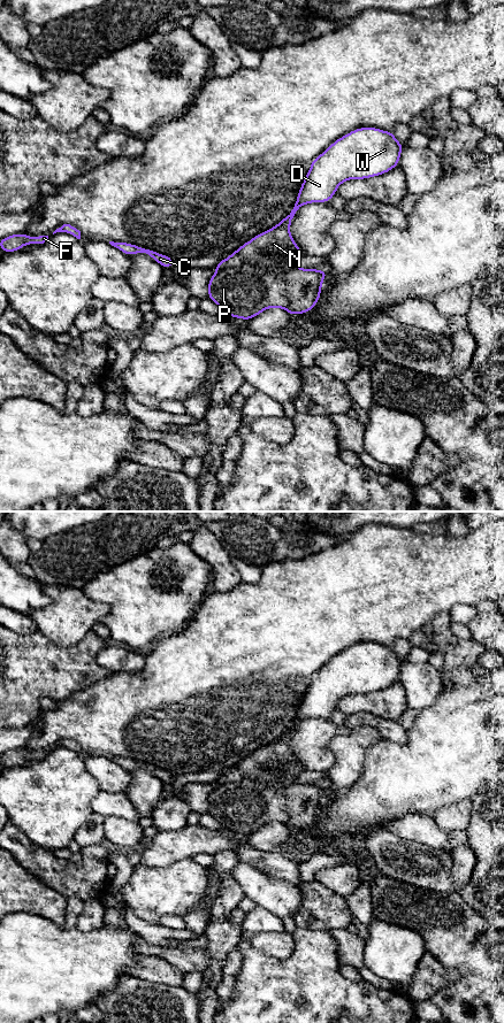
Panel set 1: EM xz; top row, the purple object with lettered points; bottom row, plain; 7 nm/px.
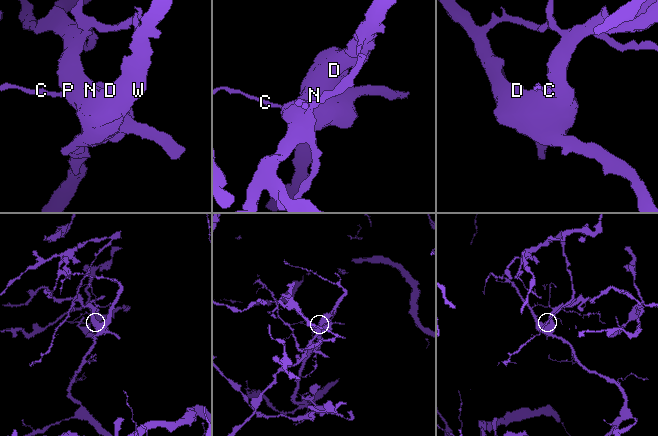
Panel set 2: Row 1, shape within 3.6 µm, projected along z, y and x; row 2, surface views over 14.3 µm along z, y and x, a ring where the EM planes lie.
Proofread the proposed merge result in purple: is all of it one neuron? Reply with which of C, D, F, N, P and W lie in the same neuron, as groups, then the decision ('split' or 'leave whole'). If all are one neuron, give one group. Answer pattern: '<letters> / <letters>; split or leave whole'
C F P / D N W; split

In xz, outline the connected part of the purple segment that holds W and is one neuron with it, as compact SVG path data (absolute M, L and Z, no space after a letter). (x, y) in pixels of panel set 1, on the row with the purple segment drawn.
M371 126L338 138L312 161L291 213L236 249L242 263L276 272L296 269L304 255L290 232L296 211L307 203L328 202L337 187L349 179L366 179L389 172L398 167L403 148L392 132Z

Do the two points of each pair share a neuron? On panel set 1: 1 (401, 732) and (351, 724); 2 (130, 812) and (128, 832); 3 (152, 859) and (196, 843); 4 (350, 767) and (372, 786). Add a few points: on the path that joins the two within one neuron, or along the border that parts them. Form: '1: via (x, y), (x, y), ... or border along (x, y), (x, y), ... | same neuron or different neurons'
1: via (388, 729), (374, 721), (364, 721) | same neuron
2: border along (105, 816), (117, 816), (136, 822) | different neurons
3: via (162, 852), (167, 847), (185, 843) | same neuron
4: border along (367, 750), (359, 778), (350, 786), (337, 791) | different neurons

